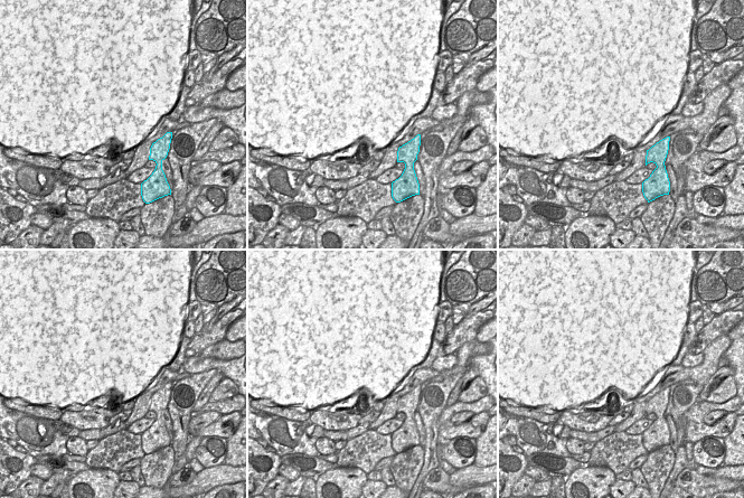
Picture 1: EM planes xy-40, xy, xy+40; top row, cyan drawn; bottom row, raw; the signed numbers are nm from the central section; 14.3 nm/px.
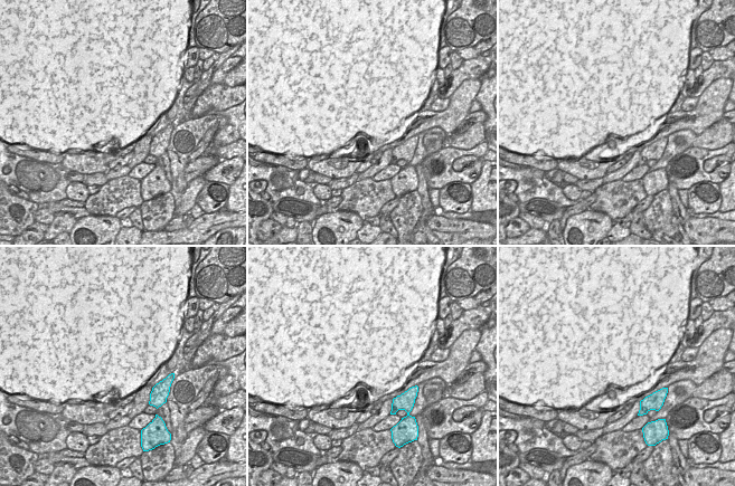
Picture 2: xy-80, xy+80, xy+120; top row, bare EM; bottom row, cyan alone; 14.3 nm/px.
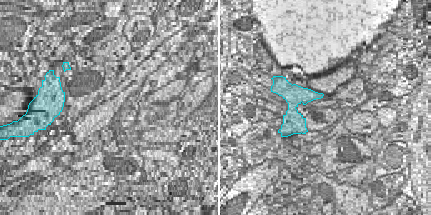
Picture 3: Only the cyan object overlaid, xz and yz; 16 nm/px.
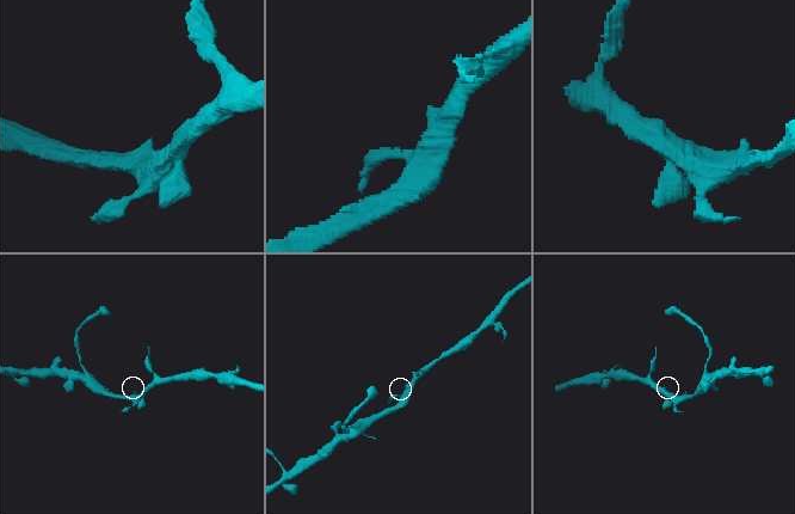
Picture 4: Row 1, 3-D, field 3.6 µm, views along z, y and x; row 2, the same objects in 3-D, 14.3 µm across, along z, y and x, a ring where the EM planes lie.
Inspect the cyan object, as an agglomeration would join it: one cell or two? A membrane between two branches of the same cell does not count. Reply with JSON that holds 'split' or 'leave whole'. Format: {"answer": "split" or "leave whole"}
{"answer": "leave whole"}

